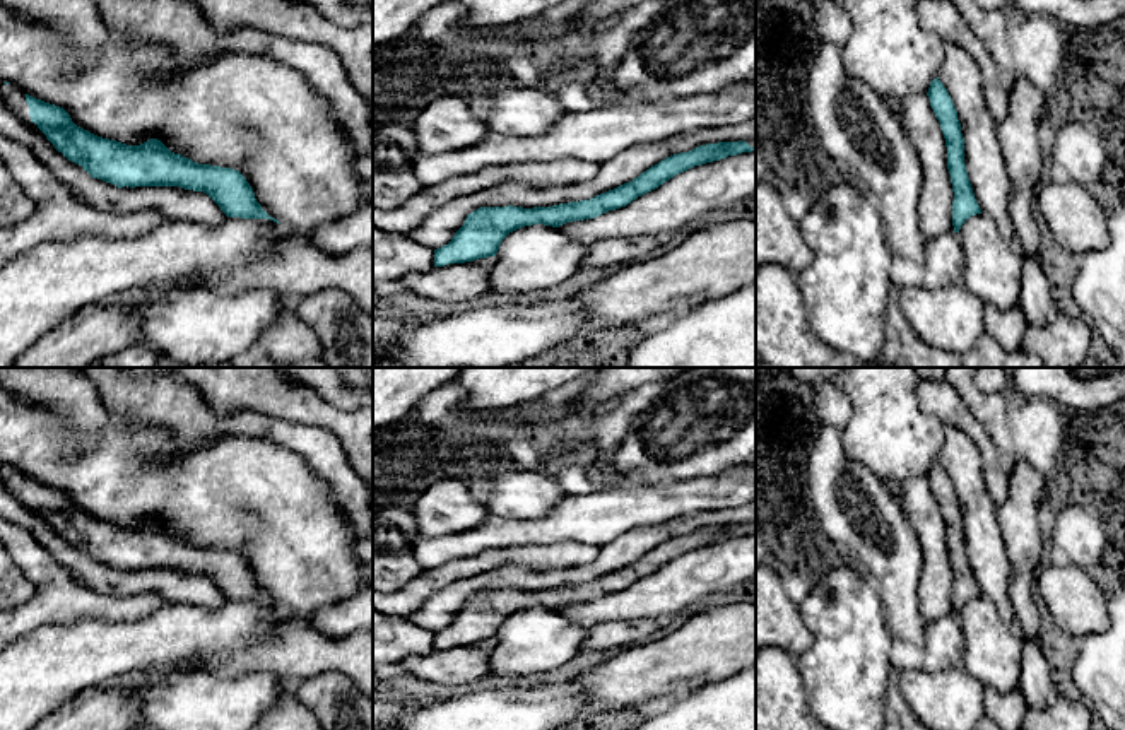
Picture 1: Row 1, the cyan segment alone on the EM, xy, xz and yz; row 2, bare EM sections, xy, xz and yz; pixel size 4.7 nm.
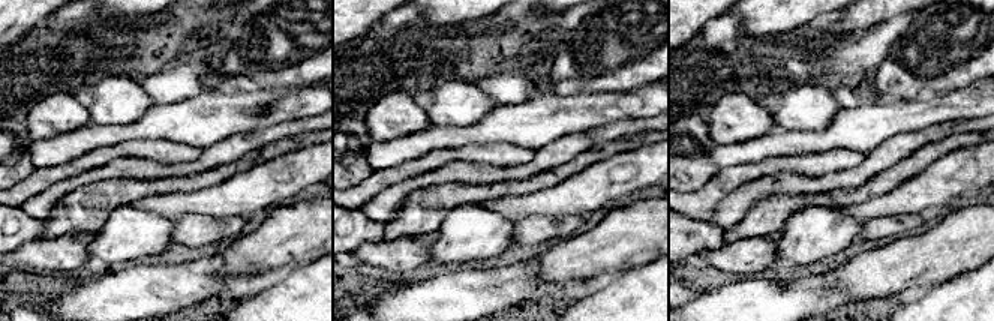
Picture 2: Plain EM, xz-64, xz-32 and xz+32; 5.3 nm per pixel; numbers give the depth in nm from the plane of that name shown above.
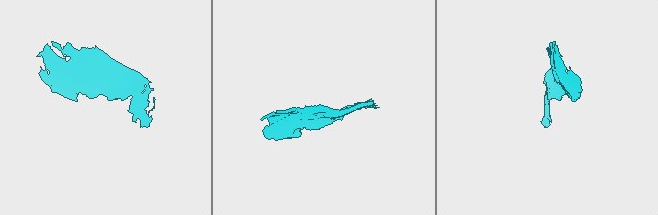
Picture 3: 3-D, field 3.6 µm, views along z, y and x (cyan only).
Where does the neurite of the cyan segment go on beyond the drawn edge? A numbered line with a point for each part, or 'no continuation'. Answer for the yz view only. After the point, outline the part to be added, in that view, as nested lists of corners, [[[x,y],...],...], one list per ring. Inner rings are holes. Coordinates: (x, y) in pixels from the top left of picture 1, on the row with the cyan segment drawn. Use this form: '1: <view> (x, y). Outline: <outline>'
no continuation

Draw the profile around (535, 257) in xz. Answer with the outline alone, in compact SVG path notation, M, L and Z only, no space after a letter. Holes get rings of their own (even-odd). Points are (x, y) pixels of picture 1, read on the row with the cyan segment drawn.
M533 224L509 233L499 244L491 267L496 292L532 292L569 279L583 267L586 244L562 231Z

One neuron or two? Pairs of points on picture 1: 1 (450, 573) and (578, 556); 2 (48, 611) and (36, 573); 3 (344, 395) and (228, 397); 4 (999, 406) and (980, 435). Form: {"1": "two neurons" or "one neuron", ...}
{"1": "one neuron", "2": "one neuron", "3": "two neurons", "4": "two neurons"}

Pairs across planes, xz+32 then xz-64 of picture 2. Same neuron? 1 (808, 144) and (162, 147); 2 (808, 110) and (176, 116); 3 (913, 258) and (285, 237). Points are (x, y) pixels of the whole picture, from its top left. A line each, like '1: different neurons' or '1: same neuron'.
1: different neurons
2: different neurons
3: same neuron

